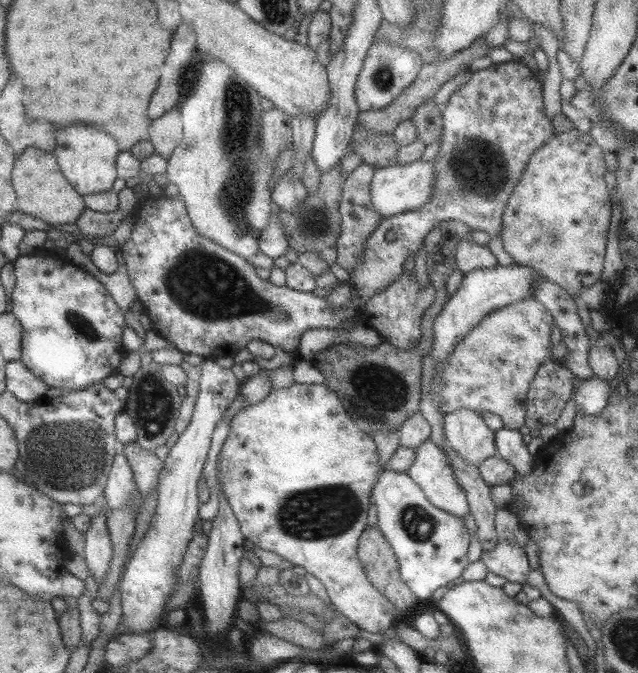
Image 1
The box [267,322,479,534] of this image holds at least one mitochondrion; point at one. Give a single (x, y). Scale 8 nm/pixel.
(377, 389)

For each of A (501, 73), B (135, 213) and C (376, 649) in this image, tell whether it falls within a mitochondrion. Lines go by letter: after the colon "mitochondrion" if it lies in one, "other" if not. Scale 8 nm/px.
A: other
B: other
C: other

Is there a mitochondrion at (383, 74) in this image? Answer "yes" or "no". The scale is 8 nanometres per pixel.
yes

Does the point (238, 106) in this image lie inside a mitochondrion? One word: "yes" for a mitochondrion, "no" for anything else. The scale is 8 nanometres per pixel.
yes

